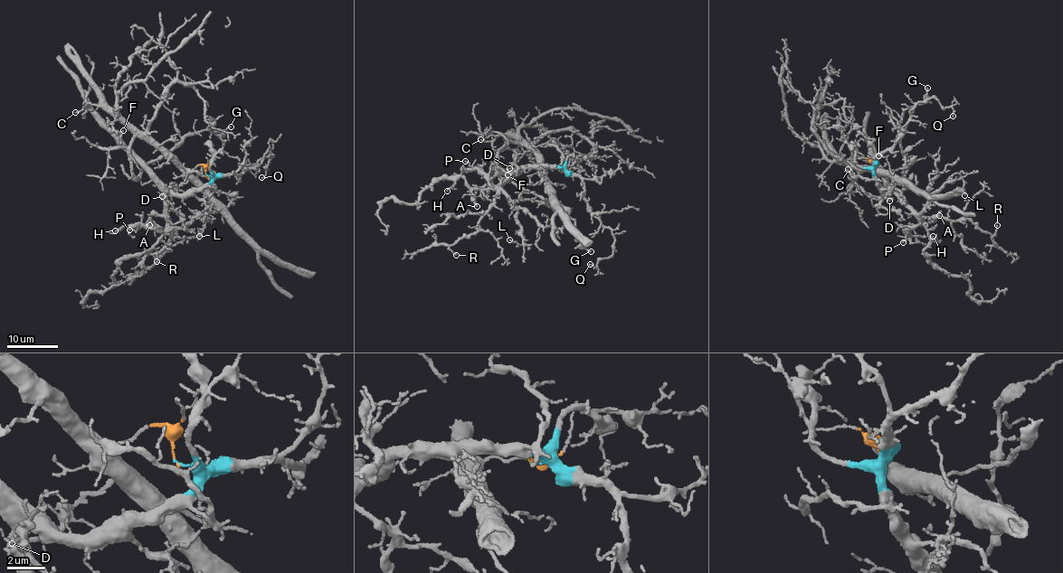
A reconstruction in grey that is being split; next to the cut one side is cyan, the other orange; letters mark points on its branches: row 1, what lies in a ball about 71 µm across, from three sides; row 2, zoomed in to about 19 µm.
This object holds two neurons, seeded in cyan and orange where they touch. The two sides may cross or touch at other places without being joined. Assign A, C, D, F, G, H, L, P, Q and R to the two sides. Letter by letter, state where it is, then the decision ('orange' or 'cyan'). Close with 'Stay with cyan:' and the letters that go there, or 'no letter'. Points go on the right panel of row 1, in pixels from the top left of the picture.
A: place (939, 215); cyan
C: place (848, 169); orange
D: place (889, 201); cyan
F: place (878, 155); cyan
G: place (927, 88); orange
H: place (933, 236); cyan
L: place (964, 195); cyan
P: place (903, 242); cyan
Q: place (953, 116); cyan
R: place (997, 225); cyan
Stay with cyan: A, D, F, H, L, P, Q, R

